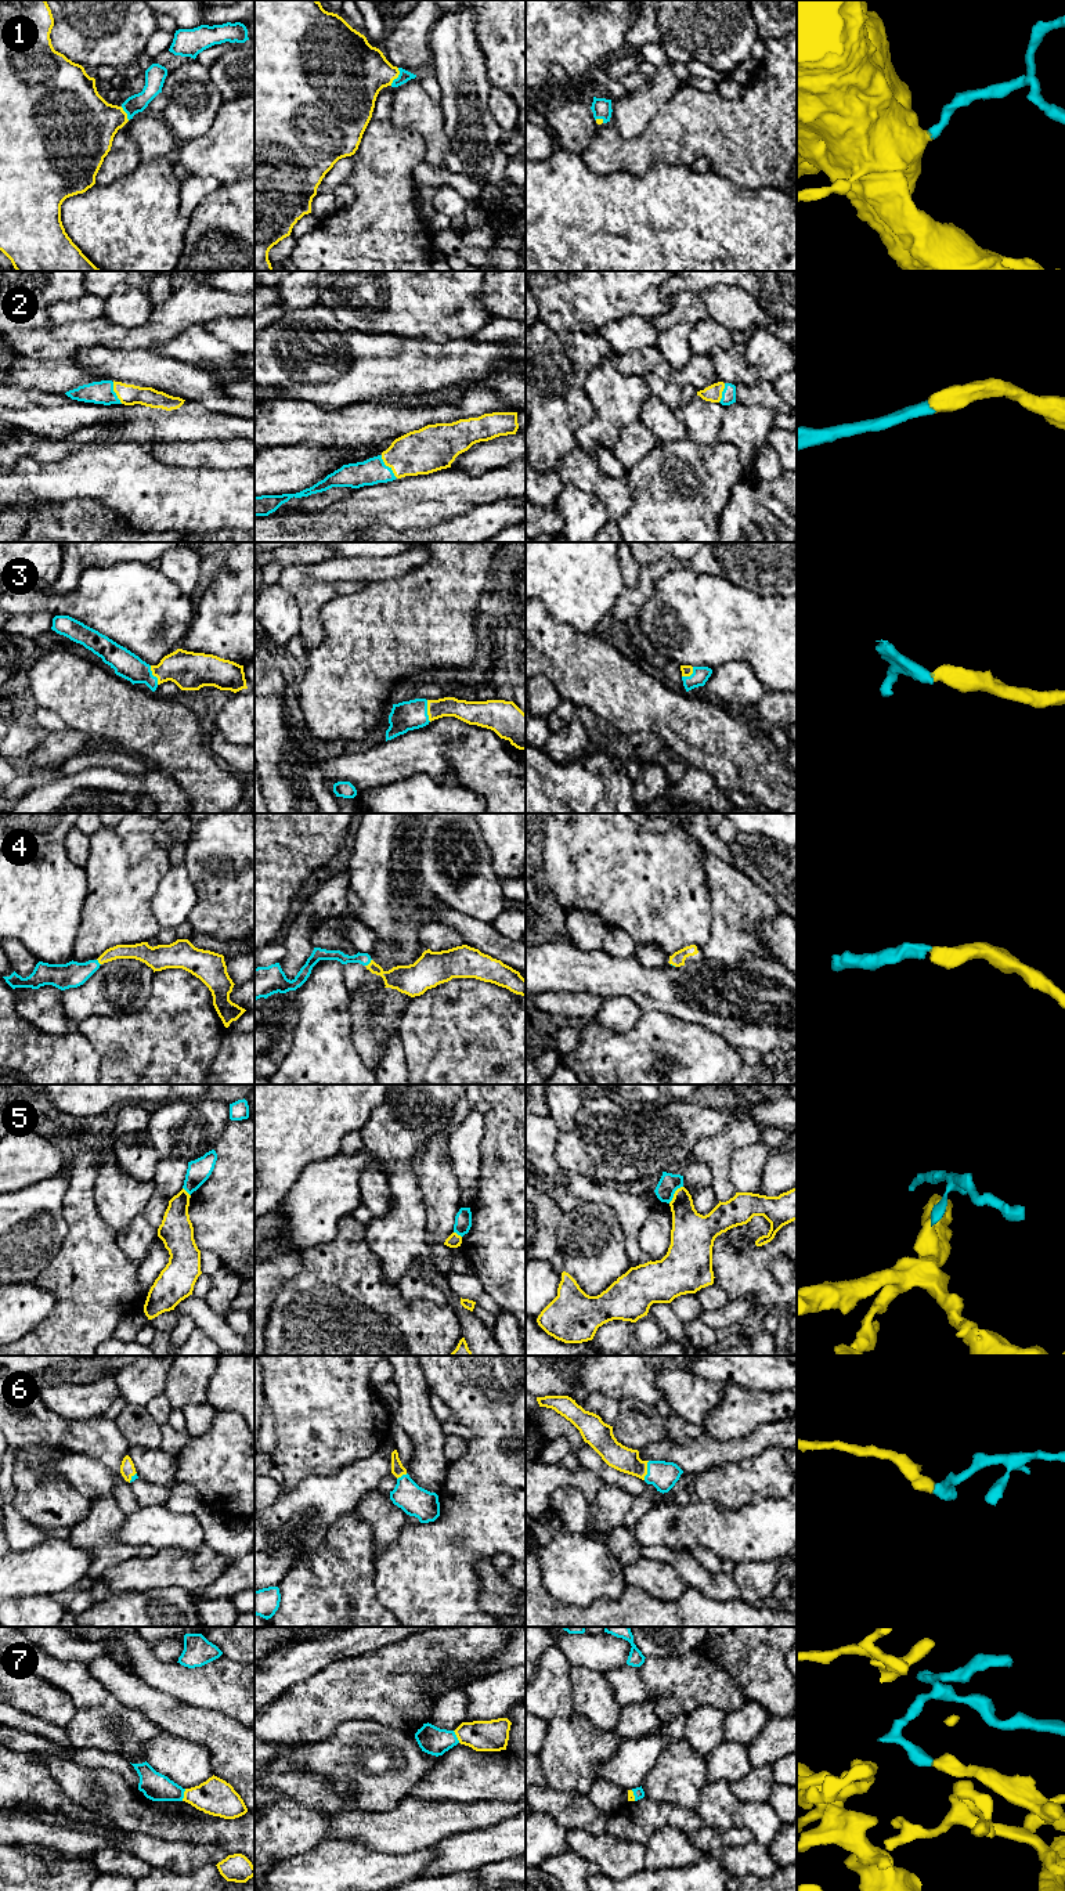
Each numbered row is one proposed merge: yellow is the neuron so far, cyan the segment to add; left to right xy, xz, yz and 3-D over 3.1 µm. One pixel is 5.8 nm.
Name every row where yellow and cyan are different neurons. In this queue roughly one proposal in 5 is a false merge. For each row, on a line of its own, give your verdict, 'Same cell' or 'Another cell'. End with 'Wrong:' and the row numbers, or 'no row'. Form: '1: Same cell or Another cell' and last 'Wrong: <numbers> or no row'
1: Same cell
2: Same cell
3: Same cell
4: Same cell
5: Another cell
6: Same cell
7: Same cell
Wrong: 5

